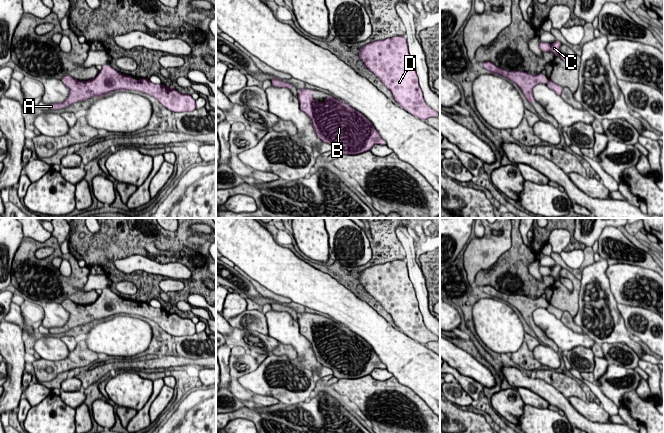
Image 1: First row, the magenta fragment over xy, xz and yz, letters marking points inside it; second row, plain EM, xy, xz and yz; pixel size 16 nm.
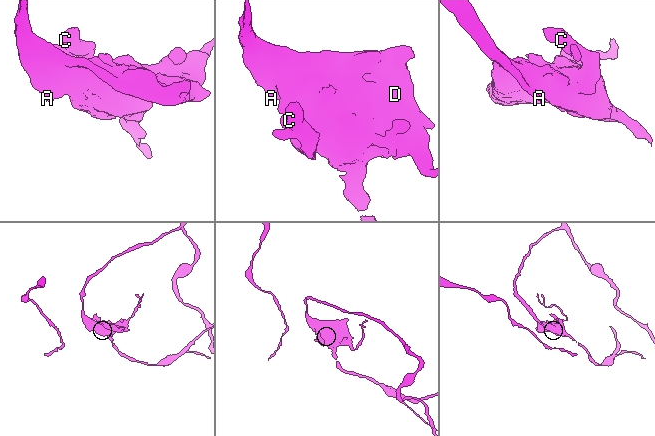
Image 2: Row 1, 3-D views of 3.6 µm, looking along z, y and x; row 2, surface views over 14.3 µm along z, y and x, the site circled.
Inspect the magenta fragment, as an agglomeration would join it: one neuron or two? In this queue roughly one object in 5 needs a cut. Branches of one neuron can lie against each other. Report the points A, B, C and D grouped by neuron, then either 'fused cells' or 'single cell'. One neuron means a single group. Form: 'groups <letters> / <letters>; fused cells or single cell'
groups A B C D; single cell

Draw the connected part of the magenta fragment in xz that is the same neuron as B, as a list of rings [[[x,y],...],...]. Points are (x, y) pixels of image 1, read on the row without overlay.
[[[297,313],[300,334],[311,344],[317,361],[333,371],[334,377],[338,379],[357,379],[367,375],[375,368],[386,369],[374,349],[360,336],[349,328],[327,318],[325,326],[313,323],[313,313]]]

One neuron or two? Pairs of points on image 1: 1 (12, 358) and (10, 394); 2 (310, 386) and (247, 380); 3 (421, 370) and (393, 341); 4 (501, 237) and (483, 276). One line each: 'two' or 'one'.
1: one
2: one
3: one
4: two

